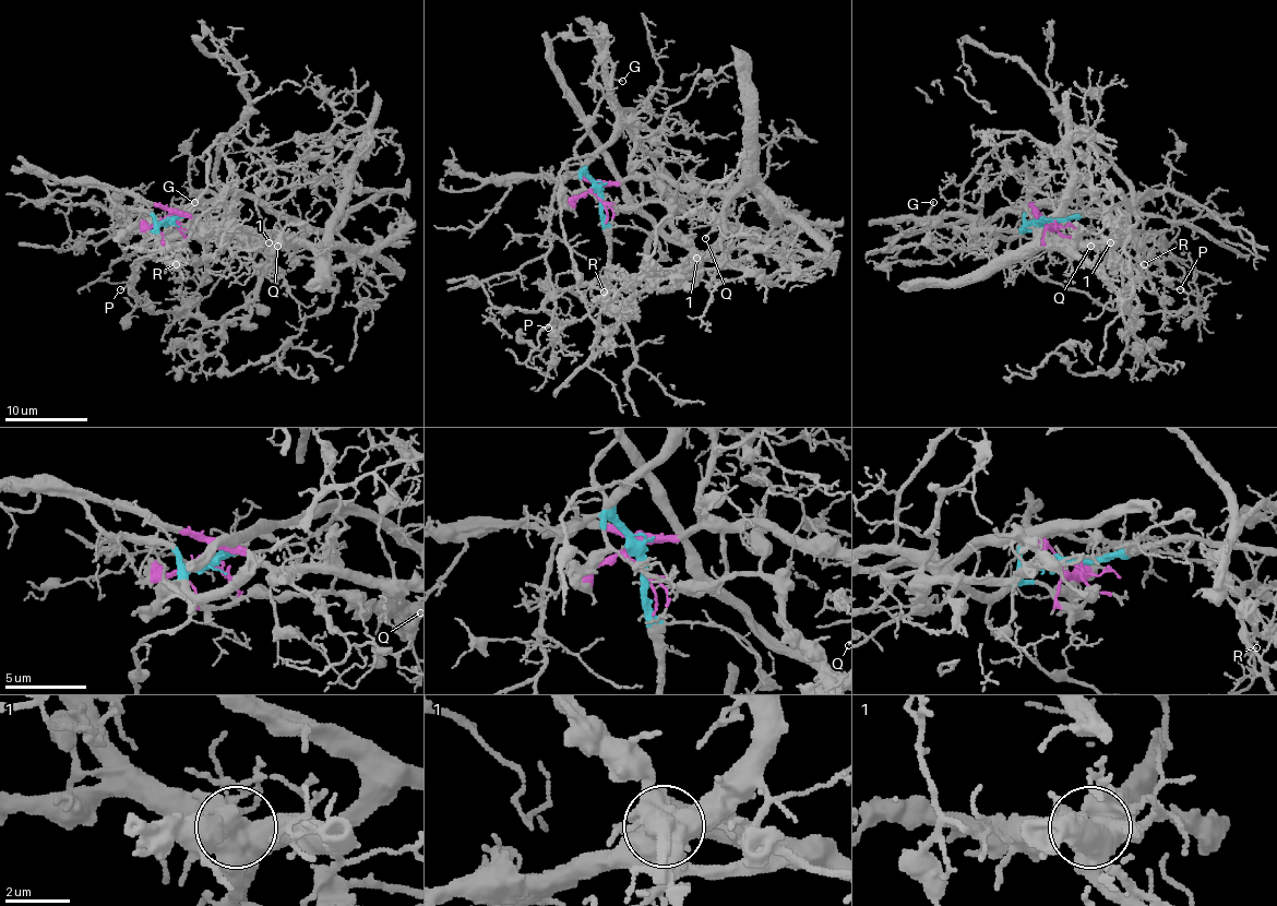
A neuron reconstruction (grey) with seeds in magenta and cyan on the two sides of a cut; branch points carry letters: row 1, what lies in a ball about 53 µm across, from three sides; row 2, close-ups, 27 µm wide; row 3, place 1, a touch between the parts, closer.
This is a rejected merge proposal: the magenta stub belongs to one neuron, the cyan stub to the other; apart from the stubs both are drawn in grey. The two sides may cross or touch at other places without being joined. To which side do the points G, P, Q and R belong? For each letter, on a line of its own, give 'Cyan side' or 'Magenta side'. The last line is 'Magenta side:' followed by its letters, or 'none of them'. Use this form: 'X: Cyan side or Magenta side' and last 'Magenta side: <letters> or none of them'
G: Cyan side
P: Magenta side
Q: Magenta side
R: Magenta side
Magenta side: P, Q, R

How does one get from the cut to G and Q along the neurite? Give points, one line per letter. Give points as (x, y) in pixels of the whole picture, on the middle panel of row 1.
G: (597, 194), (594, 178), (587, 171), (589, 159), (612, 136), (617, 121), (610, 78), (622, 80)
Q: (597, 194), (599, 187), (629, 178), (670, 178), (716, 190), (725, 197), (725, 217), (706, 238)

